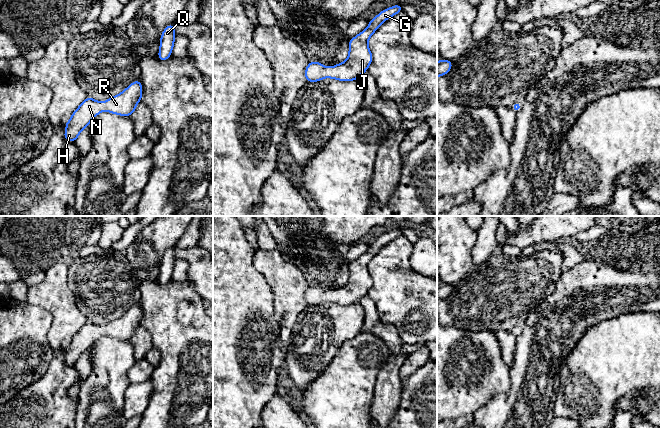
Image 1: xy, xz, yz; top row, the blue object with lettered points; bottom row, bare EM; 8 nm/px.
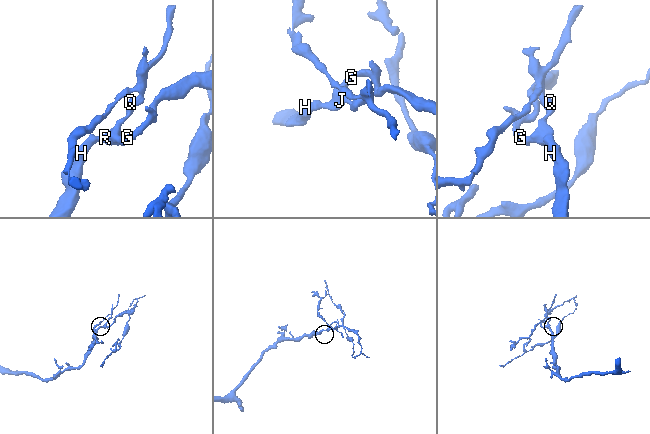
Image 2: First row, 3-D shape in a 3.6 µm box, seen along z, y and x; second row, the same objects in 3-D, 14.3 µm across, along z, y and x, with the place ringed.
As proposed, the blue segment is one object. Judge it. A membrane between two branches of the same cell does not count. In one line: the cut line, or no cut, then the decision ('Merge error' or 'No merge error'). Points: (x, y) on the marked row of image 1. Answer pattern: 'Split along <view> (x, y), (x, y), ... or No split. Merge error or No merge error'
No split. No merge error

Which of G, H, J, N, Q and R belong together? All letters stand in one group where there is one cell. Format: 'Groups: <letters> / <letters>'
Groups: G H J N Q R

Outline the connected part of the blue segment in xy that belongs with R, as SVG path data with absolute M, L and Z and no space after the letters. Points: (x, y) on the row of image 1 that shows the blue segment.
M140 80L134 81L120 94L104 101L103 103L87 97L84 102L73 112L70 120L65 123L64 138L75 142L81 131L89 125L92 119L102 112L131 116L138 102L142 99L142 84Z

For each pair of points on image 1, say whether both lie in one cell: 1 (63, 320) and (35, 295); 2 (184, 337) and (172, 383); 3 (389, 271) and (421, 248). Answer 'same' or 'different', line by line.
1: same
2: same
3: different

